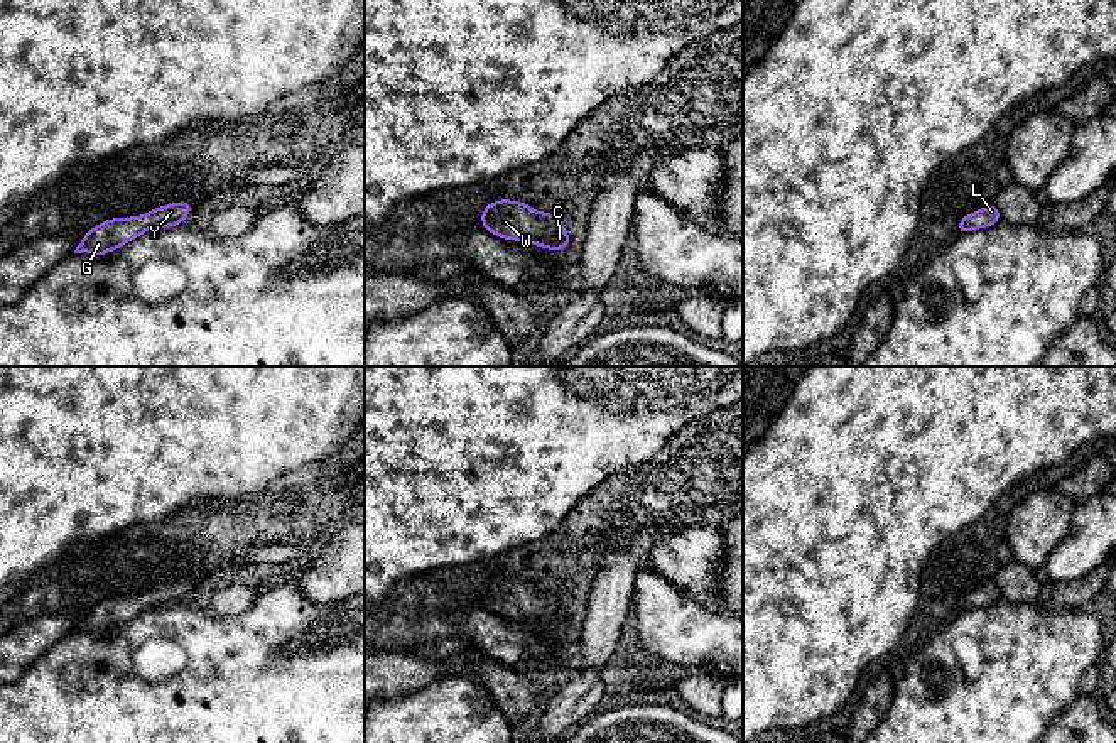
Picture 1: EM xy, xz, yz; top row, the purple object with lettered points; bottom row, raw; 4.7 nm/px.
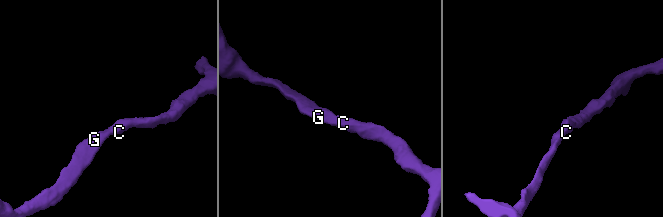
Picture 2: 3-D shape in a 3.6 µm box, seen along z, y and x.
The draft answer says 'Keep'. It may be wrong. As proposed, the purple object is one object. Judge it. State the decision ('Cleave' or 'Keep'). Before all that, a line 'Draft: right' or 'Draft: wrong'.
Draft: right
Keep

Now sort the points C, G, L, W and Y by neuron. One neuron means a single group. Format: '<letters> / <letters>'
C G L W Y

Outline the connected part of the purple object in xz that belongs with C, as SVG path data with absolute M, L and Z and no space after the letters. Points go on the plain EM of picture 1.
M500 578L481 589L483 608L503 616L562 628L571 623L561 594L534 589L522 579Z

